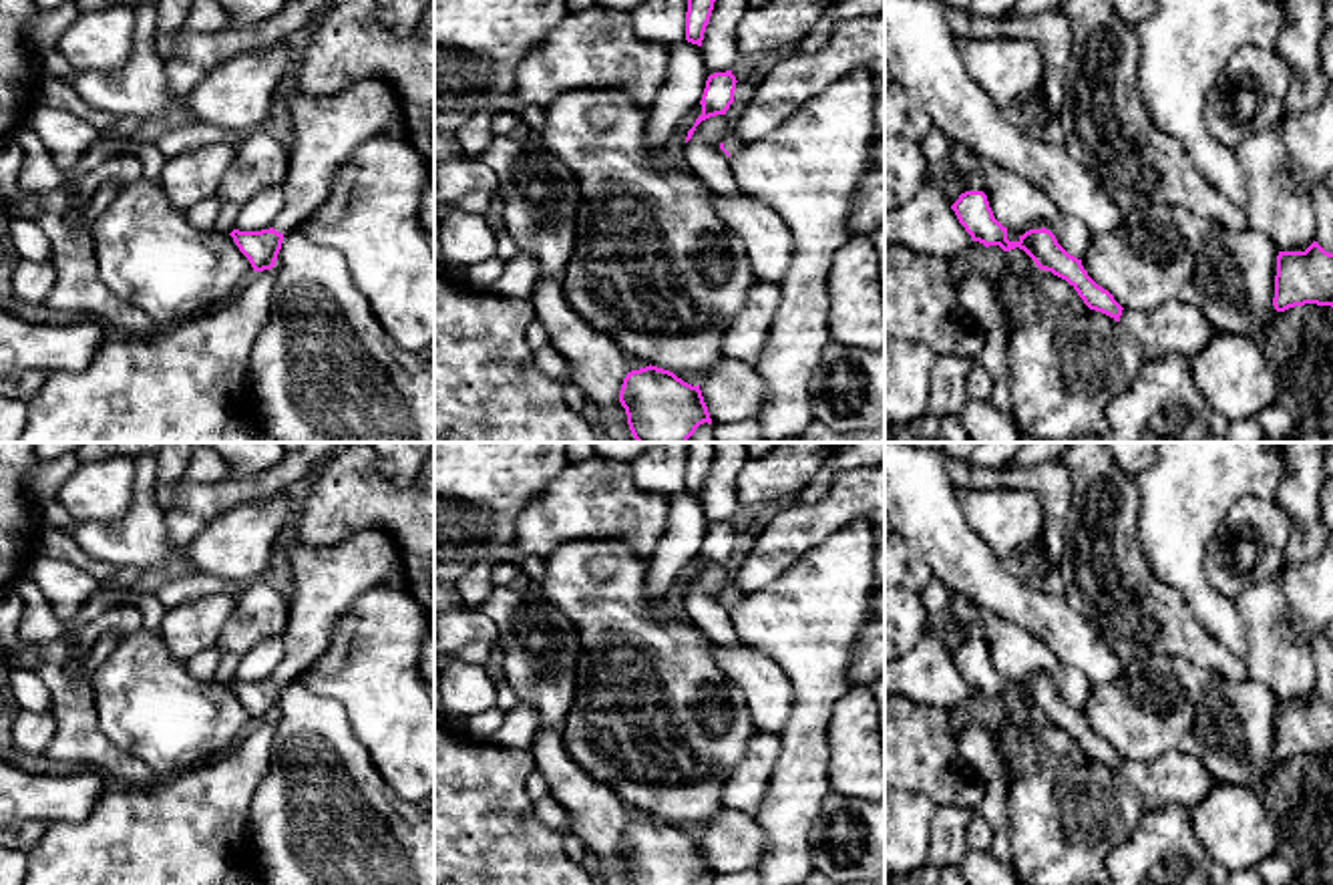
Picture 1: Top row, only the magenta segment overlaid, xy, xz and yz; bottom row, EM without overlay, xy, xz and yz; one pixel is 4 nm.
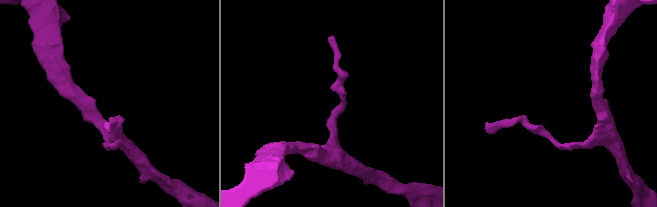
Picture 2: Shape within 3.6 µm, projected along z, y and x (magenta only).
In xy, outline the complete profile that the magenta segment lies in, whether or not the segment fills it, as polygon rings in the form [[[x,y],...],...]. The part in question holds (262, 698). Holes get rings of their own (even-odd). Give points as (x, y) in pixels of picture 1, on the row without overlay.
[[[382,529],[362,531],[332,547],[292,545],[288,559],[296,591],[283,636],[285,658],[269,680],[229,684],[253,722],[275,716],[283,686],[326,650],[334,626],[354,599],[386,583],[398,557],[398,547]]]

